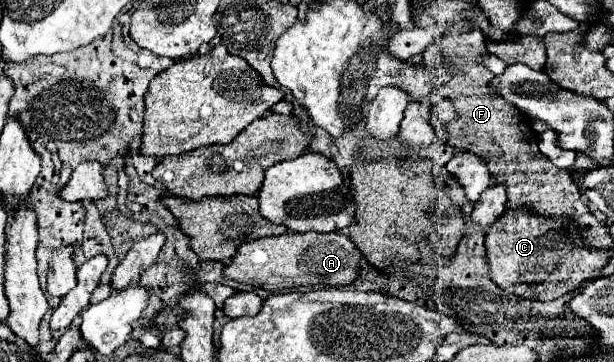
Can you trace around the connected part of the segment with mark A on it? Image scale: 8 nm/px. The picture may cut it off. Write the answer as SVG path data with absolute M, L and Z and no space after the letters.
M290 232L276 238L260 238L242 244L236 258L232 258L232 262L224 268L224 276L270 292L290 288L310 290L314 286L350 286L360 276L362 260L364 254L342 232Z

